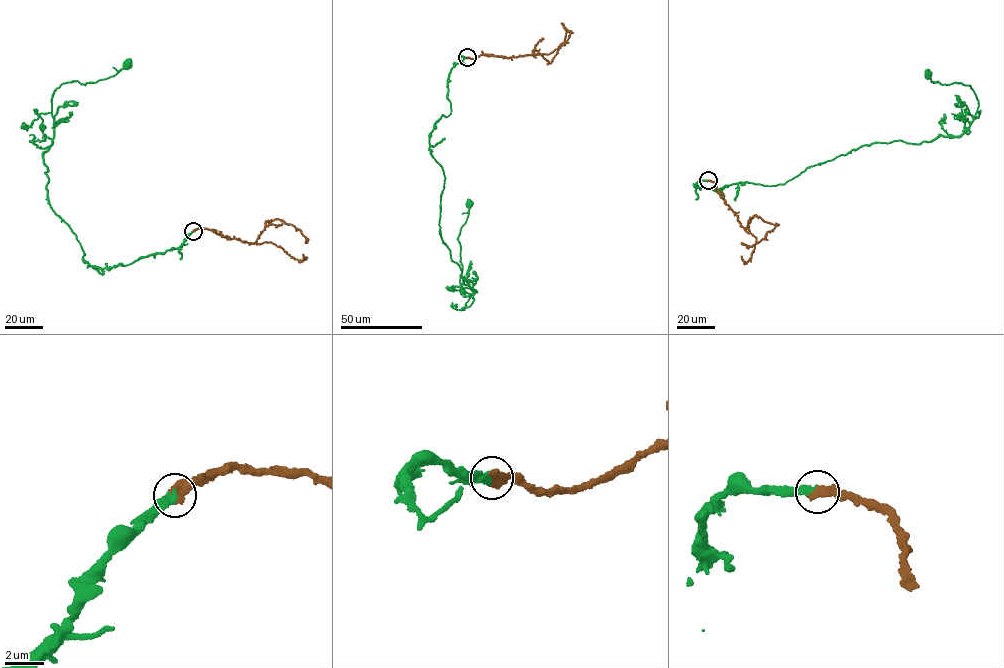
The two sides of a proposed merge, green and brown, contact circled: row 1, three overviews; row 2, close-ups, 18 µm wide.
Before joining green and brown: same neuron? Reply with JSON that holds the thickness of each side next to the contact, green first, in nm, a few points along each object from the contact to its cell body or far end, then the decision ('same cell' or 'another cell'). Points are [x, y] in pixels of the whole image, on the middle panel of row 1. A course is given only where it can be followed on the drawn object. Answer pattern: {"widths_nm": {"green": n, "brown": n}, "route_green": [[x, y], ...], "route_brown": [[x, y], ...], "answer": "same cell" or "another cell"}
{"widths_nm": {"green": 440, "brown": 550}, "route_green": [[467, 57], [449, 76], [450, 114], [429, 136], [445, 178], [440, 235], [470, 293], [458, 239], [470, 202]], "route_brown": [[467, 57], [513, 57], [532, 54], [534, 49], [551, 63], [566, 36], [566, 28], [561, 22]], "answer": "same cell"}

